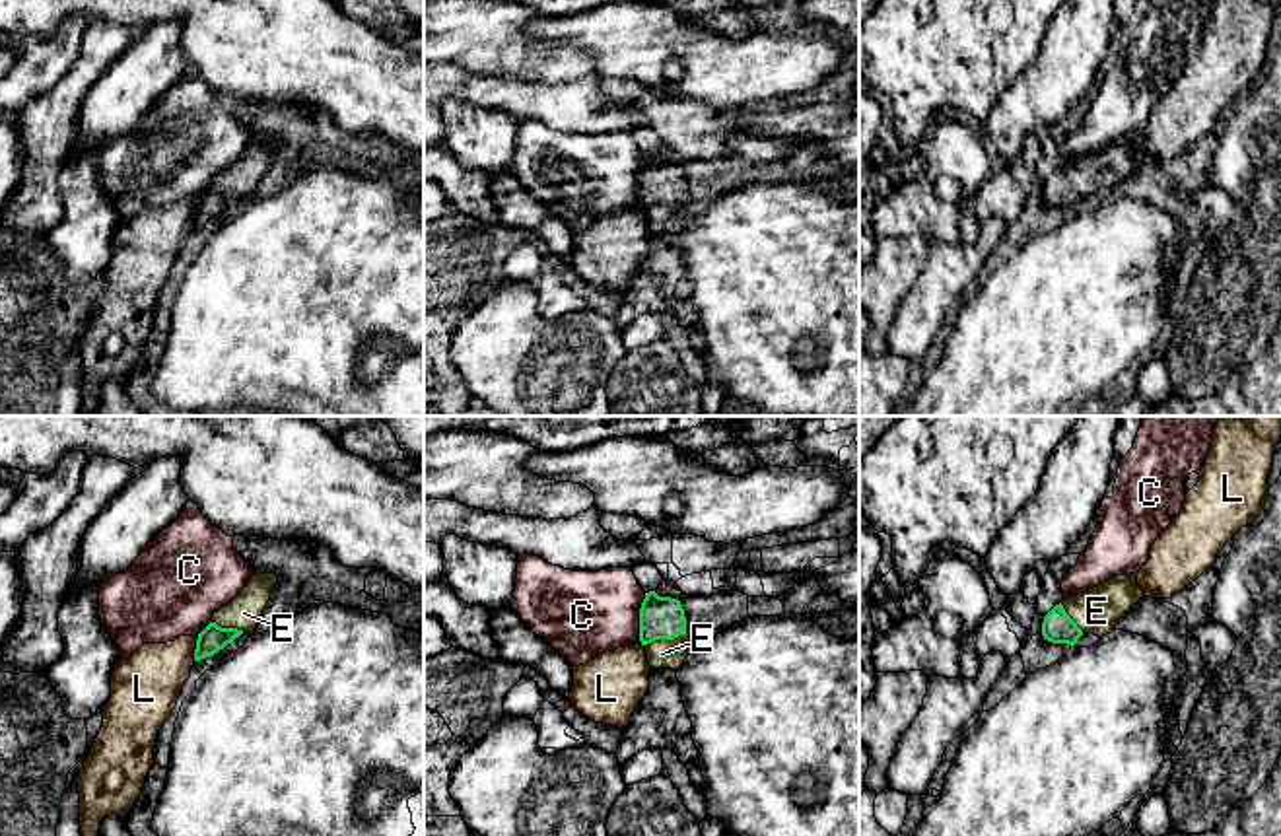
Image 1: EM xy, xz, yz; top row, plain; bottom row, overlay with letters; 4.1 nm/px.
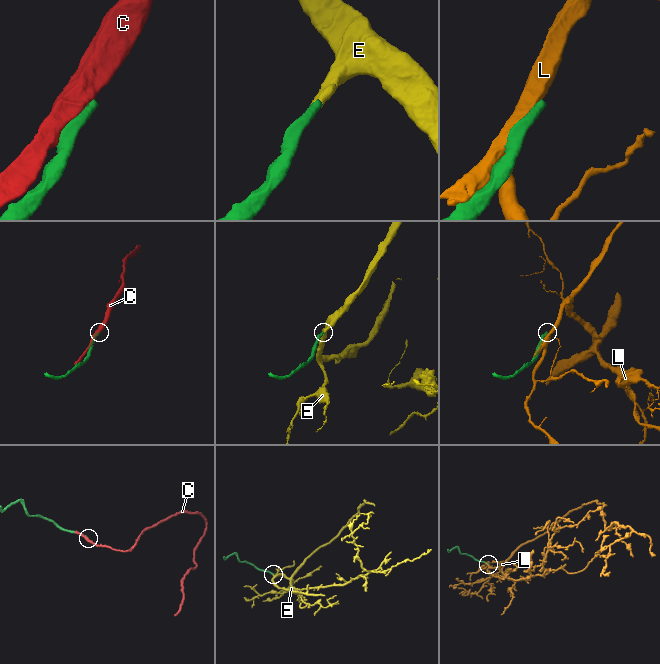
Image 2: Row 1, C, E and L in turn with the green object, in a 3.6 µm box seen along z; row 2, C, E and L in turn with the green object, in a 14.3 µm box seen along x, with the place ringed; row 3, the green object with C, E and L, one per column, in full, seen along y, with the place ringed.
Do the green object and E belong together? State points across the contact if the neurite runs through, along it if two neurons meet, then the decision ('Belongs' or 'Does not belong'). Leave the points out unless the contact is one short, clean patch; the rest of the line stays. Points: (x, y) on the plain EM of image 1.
Path across: xz (659, 181), (663, 203), (661, 218). Belongs

